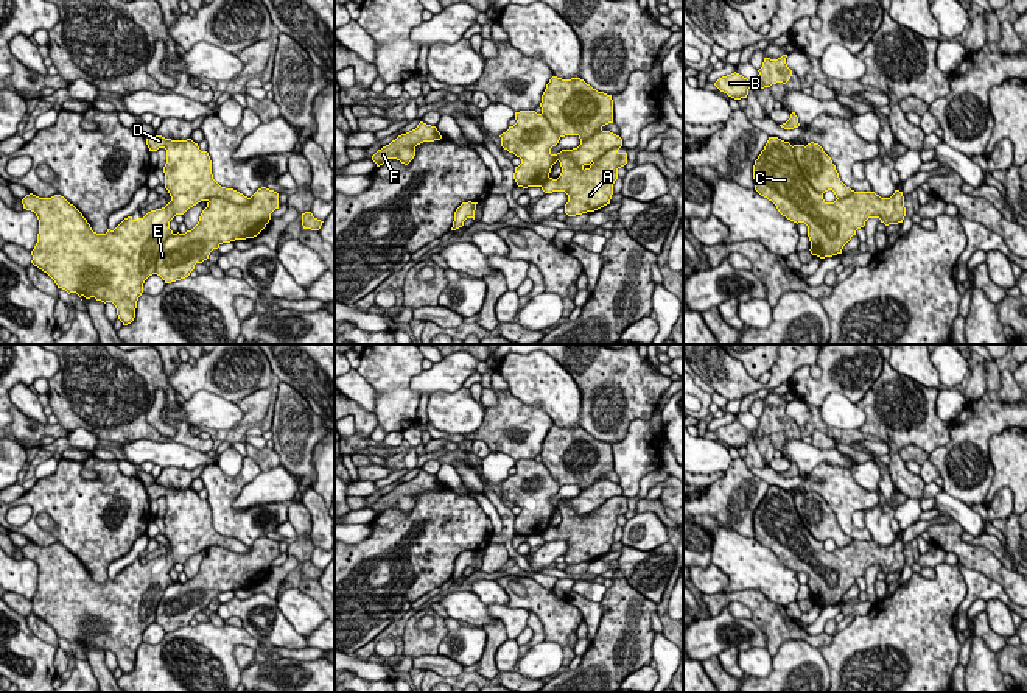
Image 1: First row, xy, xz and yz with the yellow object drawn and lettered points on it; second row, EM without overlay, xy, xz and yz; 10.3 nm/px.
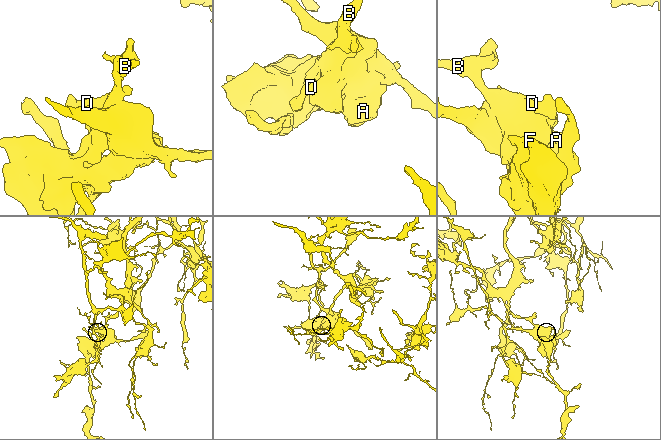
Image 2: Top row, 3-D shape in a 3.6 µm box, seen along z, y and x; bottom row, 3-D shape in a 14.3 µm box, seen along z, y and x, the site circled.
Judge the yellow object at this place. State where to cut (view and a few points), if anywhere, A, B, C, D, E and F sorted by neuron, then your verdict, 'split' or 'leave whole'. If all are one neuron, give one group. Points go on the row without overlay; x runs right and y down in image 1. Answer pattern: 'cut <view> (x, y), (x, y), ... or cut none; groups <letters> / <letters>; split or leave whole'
cut yz (792, 496), (802, 524), (822, 542); groups A C E / B D F; split

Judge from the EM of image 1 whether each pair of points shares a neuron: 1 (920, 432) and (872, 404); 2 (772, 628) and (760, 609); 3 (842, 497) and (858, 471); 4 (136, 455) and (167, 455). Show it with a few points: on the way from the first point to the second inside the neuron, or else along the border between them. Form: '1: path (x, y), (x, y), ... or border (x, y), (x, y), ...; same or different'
1: path (907, 432), (884, 410); same
2: path (772, 623), (764, 614); same
3: border (848, 469), (861, 486), (878, 494); different
4: path (143, 455), (159, 455); same

